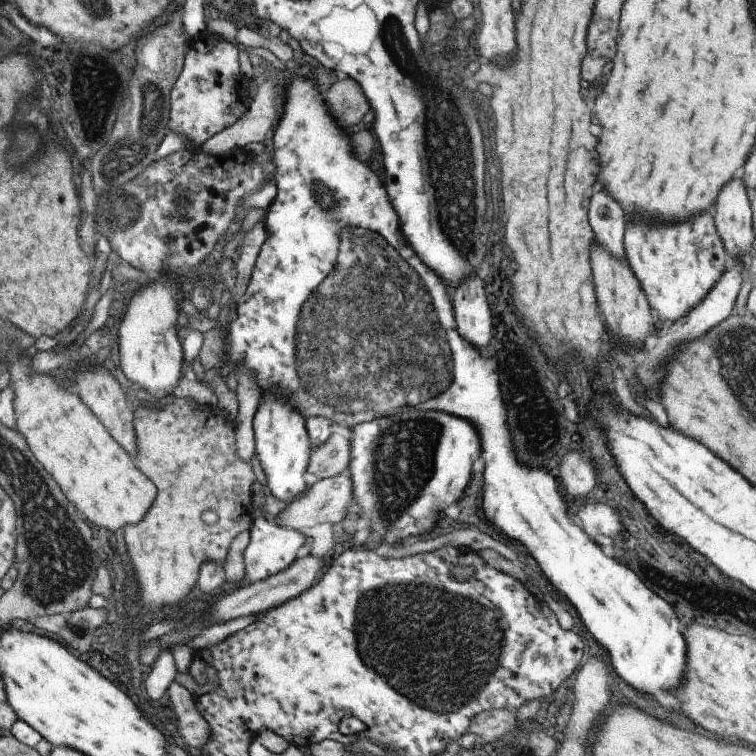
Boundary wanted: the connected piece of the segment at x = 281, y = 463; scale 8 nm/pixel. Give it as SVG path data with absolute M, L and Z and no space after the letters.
M267 392L261 393L259 406L252 420L252 429L254 453L265 474L265 486L269 494L286 504L299 498L309 486L305 468L311 447L305 430L305 419L297 410L293 410L293 406L289 406L289 394L277 392L275 396L271 396Z

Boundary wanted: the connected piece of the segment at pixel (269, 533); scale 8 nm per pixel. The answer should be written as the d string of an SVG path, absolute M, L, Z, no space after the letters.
M254 510L254 518L249 532L249 543L243 552L243 583L253 584L267 576L285 570L295 559L297 550L304 546L305 537L291 527L276 525L266 517L263 510Z

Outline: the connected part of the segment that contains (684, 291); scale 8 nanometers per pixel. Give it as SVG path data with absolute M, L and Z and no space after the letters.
M707 214L663 228L629 224L623 236L623 248L625 260L637 278L649 308L657 312L659 322L675 322L683 318L683 314L697 306L721 274L731 267L730 256Z

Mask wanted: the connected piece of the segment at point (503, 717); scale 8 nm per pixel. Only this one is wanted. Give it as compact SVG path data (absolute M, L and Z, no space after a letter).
M491 709L475 714L465 733L479 737L481 744L496 742L503 738L517 724L515 712L510 710Z

